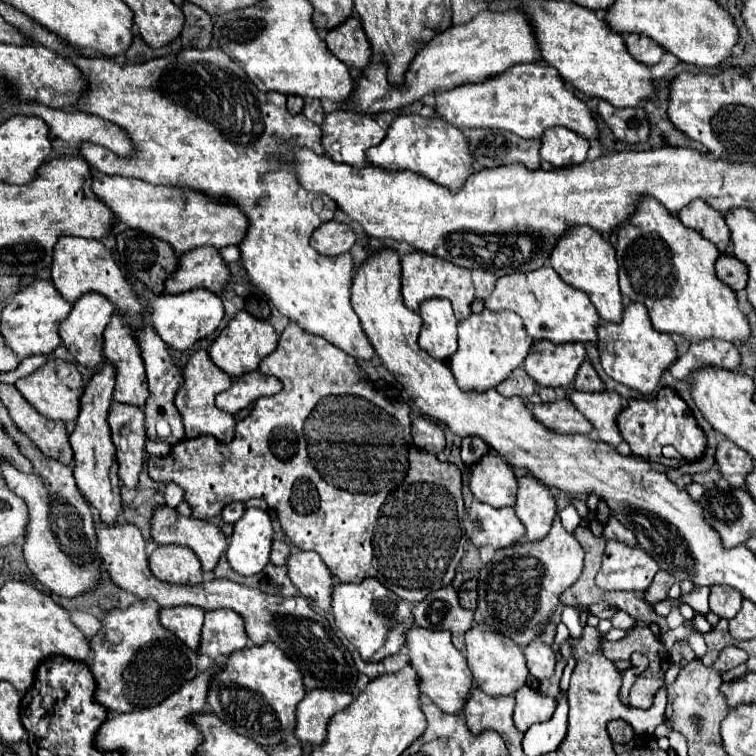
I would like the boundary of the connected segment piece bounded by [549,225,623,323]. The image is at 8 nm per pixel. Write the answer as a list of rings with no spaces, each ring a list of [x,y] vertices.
[[[573,225],[565,235],[561,235],[557,239],[549,261],[551,261],[551,267],[557,271],[557,275],[565,283],[569,283],[571,287],[589,295],[597,313],[605,321],[611,321],[611,323],[621,321],[623,301],[621,301],[619,283],[617,283],[617,269],[619,269],[617,253],[599,231],[595,231],[587,225]]]

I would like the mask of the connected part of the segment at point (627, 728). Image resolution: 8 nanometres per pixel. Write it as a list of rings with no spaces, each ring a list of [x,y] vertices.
[[[611,721],[607,725],[607,731],[613,743],[629,743],[635,737],[633,727],[627,721]]]

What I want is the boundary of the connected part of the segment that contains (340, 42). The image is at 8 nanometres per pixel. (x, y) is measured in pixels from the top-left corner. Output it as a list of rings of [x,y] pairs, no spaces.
[[[349,17],[345,23],[333,27],[325,35],[329,51],[339,57],[347,67],[363,69],[369,65],[373,49],[363,31],[363,25],[357,17]]]

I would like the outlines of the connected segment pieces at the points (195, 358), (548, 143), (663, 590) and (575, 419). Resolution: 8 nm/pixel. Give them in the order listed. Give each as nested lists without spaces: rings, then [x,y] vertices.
[[[199,349],[191,355],[191,359],[187,361],[187,365],[181,369],[183,373],[183,385],[179,387],[177,395],[175,395],[175,405],[183,417],[183,425],[185,425],[185,435],[187,437],[199,437],[199,435],[213,435],[219,441],[231,441],[233,439],[233,429],[235,429],[235,419],[231,413],[221,411],[215,405],[215,395],[225,391],[227,387],[231,387],[233,379],[221,371],[209,357],[209,353],[205,349]]]
[[[551,127],[541,137],[541,159],[549,161],[553,167],[567,167],[579,165],[587,159],[589,141],[579,137],[575,131],[567,127]]]
[[[659,571],[651,583],[651,587],[645,591],[645,599],[651,603],[659,603],[667,599],[667,591],[675,583],[675,577],[669,571]]]
[[[569,399],[533,405],[531,413],[549,431],[557,431],[561,435],[587,435],[593,431],[591,423],[573,407]]]

